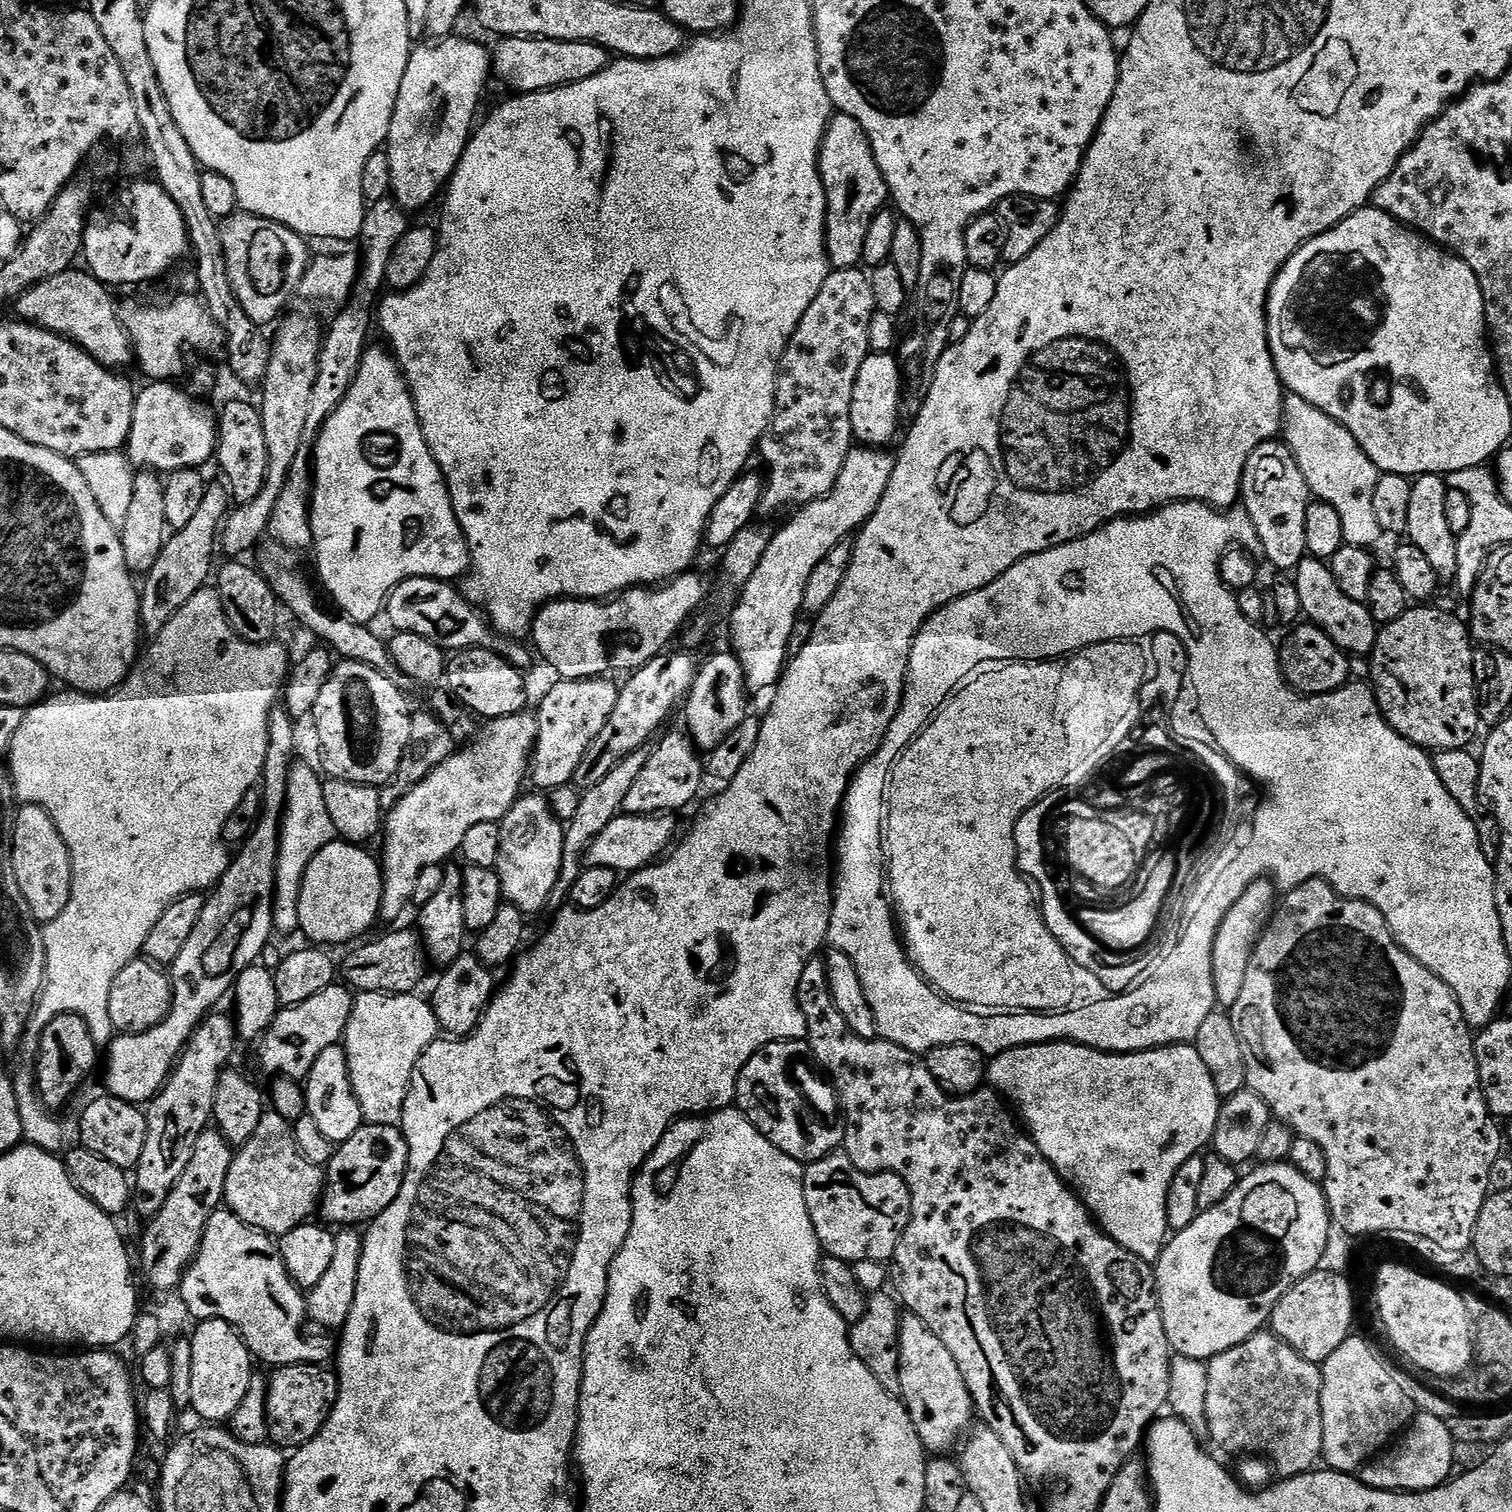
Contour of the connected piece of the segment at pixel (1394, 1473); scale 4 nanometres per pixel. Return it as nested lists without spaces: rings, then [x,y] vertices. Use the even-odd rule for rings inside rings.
[[[1417,1411],[1412,1417],[1411,1424],[1404,1429],[1402,1435],[1387,1450],[1379,1453],[1368,1461],[1358,1473],[1358,1479],[1374,1490],[1390,1490],[1391,1492],[1425,1492],[1437,1488],[1440,1484],[1448,1483],[1453,1475],[1452,1463],[1456,1460],[1458,1445],[1450,1434],[1447,1419],[1442,1415],[1435,1416],[1432,1412]]]

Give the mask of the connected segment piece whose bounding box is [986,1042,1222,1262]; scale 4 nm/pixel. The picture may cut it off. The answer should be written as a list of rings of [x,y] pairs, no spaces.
[[[1067,1042],[1018,1046],[1000,1052],[987,1061],[986,1080],[1013,1109],[1020,1108],[1018,1116],[1028,1135],[1032,1137],[1046,1162],[1050,1162],[1050,1166],[1061,1180],[1079,1196],[1080,1203],[1088,1209],[1092,1219],[1099,1224],[1102,1231],[1111,1240],[1118,1242],[1118,1246],[1130,1250],[1130,1254],[1149,1262],[1159,1260],[1170,1236],[1166,1218],[1166,1194],[1170,1194],[1170,1182],[1174,1182],[1174,1174],[1178,1174],[1178,1169],[1182,1167],[1182,1162],[1186,1162],[1186,1158],[1201,1155],[1205,1151],[1203,1148],[1207,1149],[1211,1145],[1220,1117],[1222,1097],[1218,1094],[1218,1090],[1214,1090],[1214,1078],[1210,1078],[1210,1070],[1206,1070],[1206,1065],[1202,1063],[1202,1054],[1198,1054],[1195,1046],[1171,1044],[1165,1048],[1151,1048],[1145,1052],[1100,1052],[1096,1048]]]

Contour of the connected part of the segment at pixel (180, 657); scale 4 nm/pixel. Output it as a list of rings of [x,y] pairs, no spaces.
[[[206,586],[201,592],[194,594],[194,598],[190,598],[190,602],[186,602],[186,606],[182,606],[182,610],[178,610],[178,614],[170,618],[170,622],[166,622],[163,630],[149,643],[152,645],[149,648],[147,645],[142,658],[133,664],[131,672],[119,688],[107,694],[60,690],[64,692],[57,696],[49,695],[25,711],[22,726],[18,726],[18,734],[14,734],[12,747],[6,753],[6,764],[10,769],[16,799],[21,805],[39,804],[48,811],[54,826],[58,826],[58,834],[62,834],[72,859],[70,902],[66,902],[66,910],[62,910],[58,918],[42,928],[46,950],[42,1010],[44,1008],[47,1021],[56,1016],[77,1016],[82,1018],[82,1022],[86,1022],[97,1046],[112,1043],[114,1029],[110,1022],[110,986],[114,986],[114,978],[118,978],[118,974],[122,974],[122,970],[126,970],[126,966],[130,966],[130,962],[137,960],[143,953],[150,930],[154,930],[158,918],[166,914],[168,907],[182,896],[201,891],[200,872],[196,869],[200,864],[200,856],[208,856],[222,848],[226,818],[234,814],[246,790],[261,783],[262,757],[268,749],[268,716],[281,699],[290,671],[288,652],[276,643],[251,644],[242,639],[226,618],[219,592],[215,587]]]

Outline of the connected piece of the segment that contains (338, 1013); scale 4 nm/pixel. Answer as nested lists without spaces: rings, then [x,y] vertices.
[[[337,982],[314,994],[314,998],[298,1002],[298,1006],[281,1007],[258,1040],[261,1066],[292,1081],[303,1081],[322,1050],[343,1041],[344,1031],[350,1022],[353,999],[353,993],[343,983]]]

